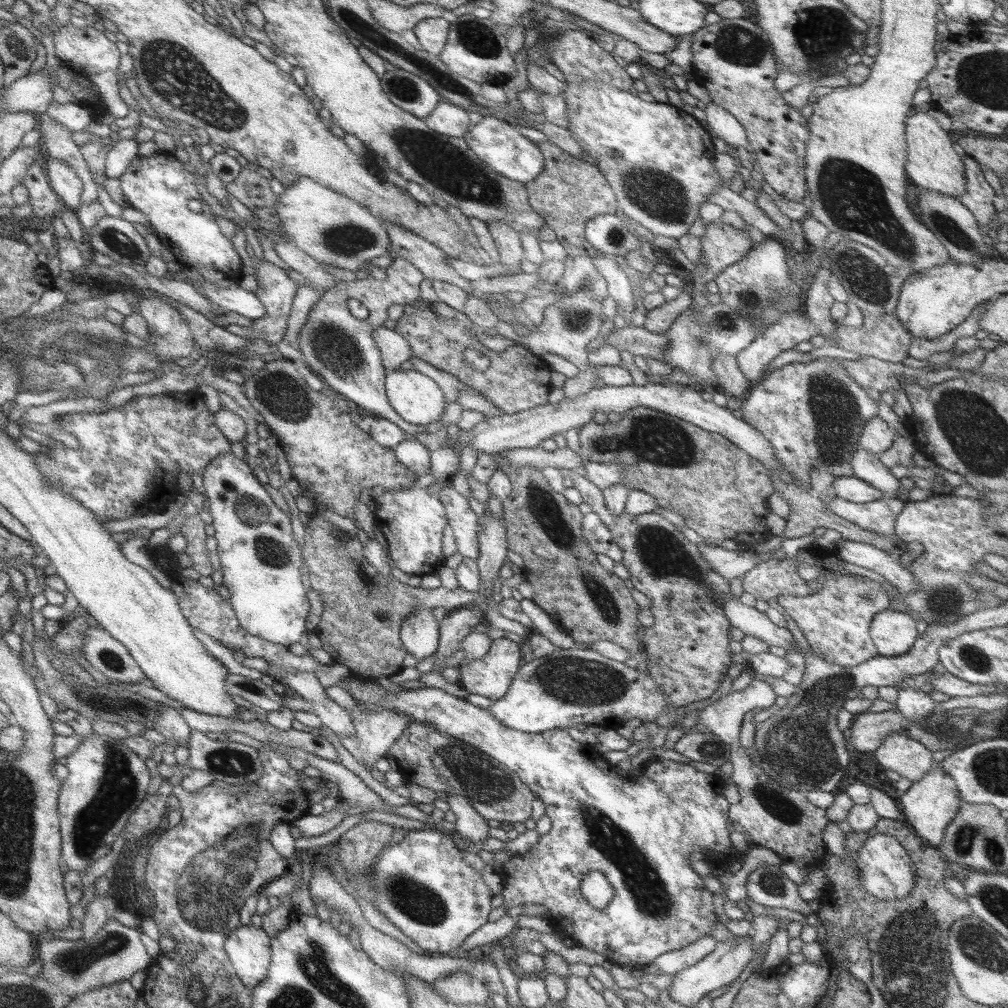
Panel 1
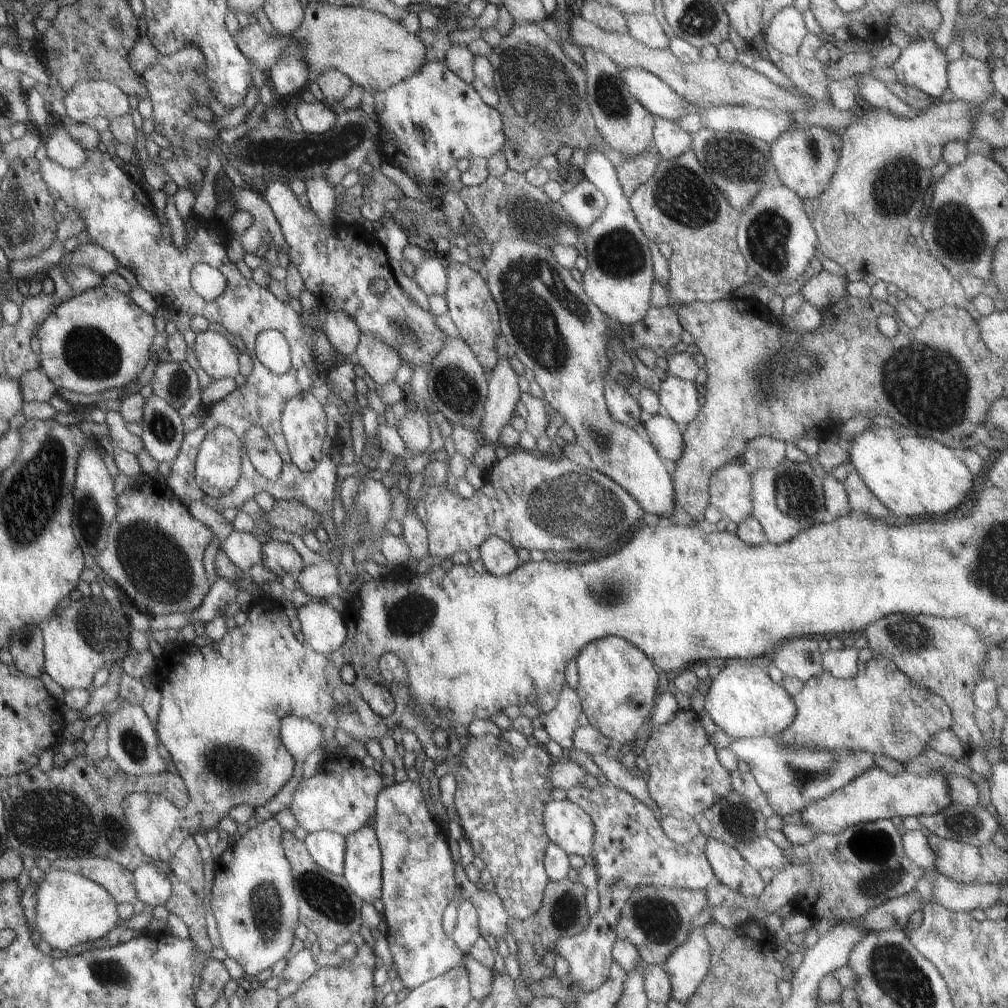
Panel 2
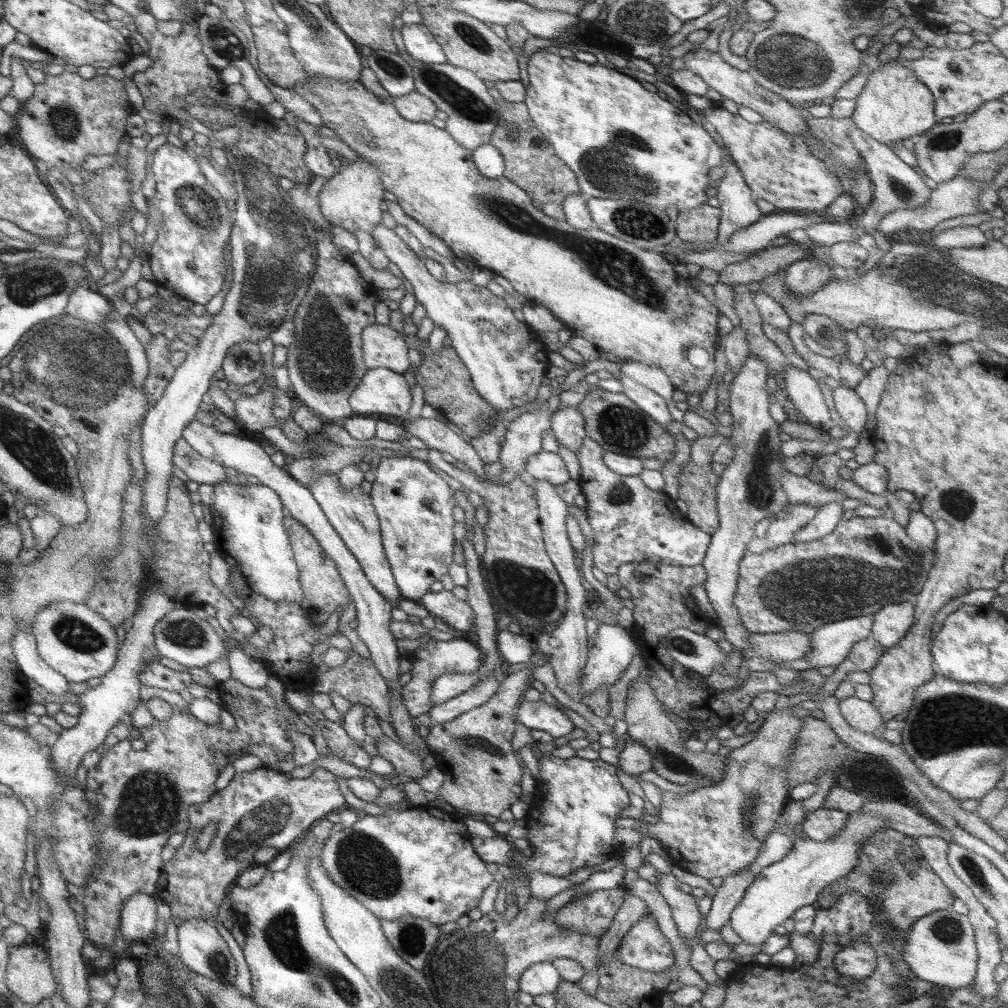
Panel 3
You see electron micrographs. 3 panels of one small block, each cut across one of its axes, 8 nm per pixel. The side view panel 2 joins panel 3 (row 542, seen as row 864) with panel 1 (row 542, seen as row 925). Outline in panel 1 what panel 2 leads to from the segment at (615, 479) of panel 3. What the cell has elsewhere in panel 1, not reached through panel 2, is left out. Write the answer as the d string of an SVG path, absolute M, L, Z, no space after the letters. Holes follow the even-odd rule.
M589 512L581 518L581 534L593 554L605 554L607 558L611 558L613 564L623 562L621 548L617 548L617 544L613 542L611 530L599 520L597 514Z

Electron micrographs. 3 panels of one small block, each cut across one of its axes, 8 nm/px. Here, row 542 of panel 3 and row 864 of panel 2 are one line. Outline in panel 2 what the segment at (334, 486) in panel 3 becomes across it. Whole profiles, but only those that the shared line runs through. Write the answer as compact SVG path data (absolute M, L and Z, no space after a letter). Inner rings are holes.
M371 824L357 828L343 836L345 852L341 876L349 884L351 892L361 900L373 904L381 892L381 850L375 840Z

